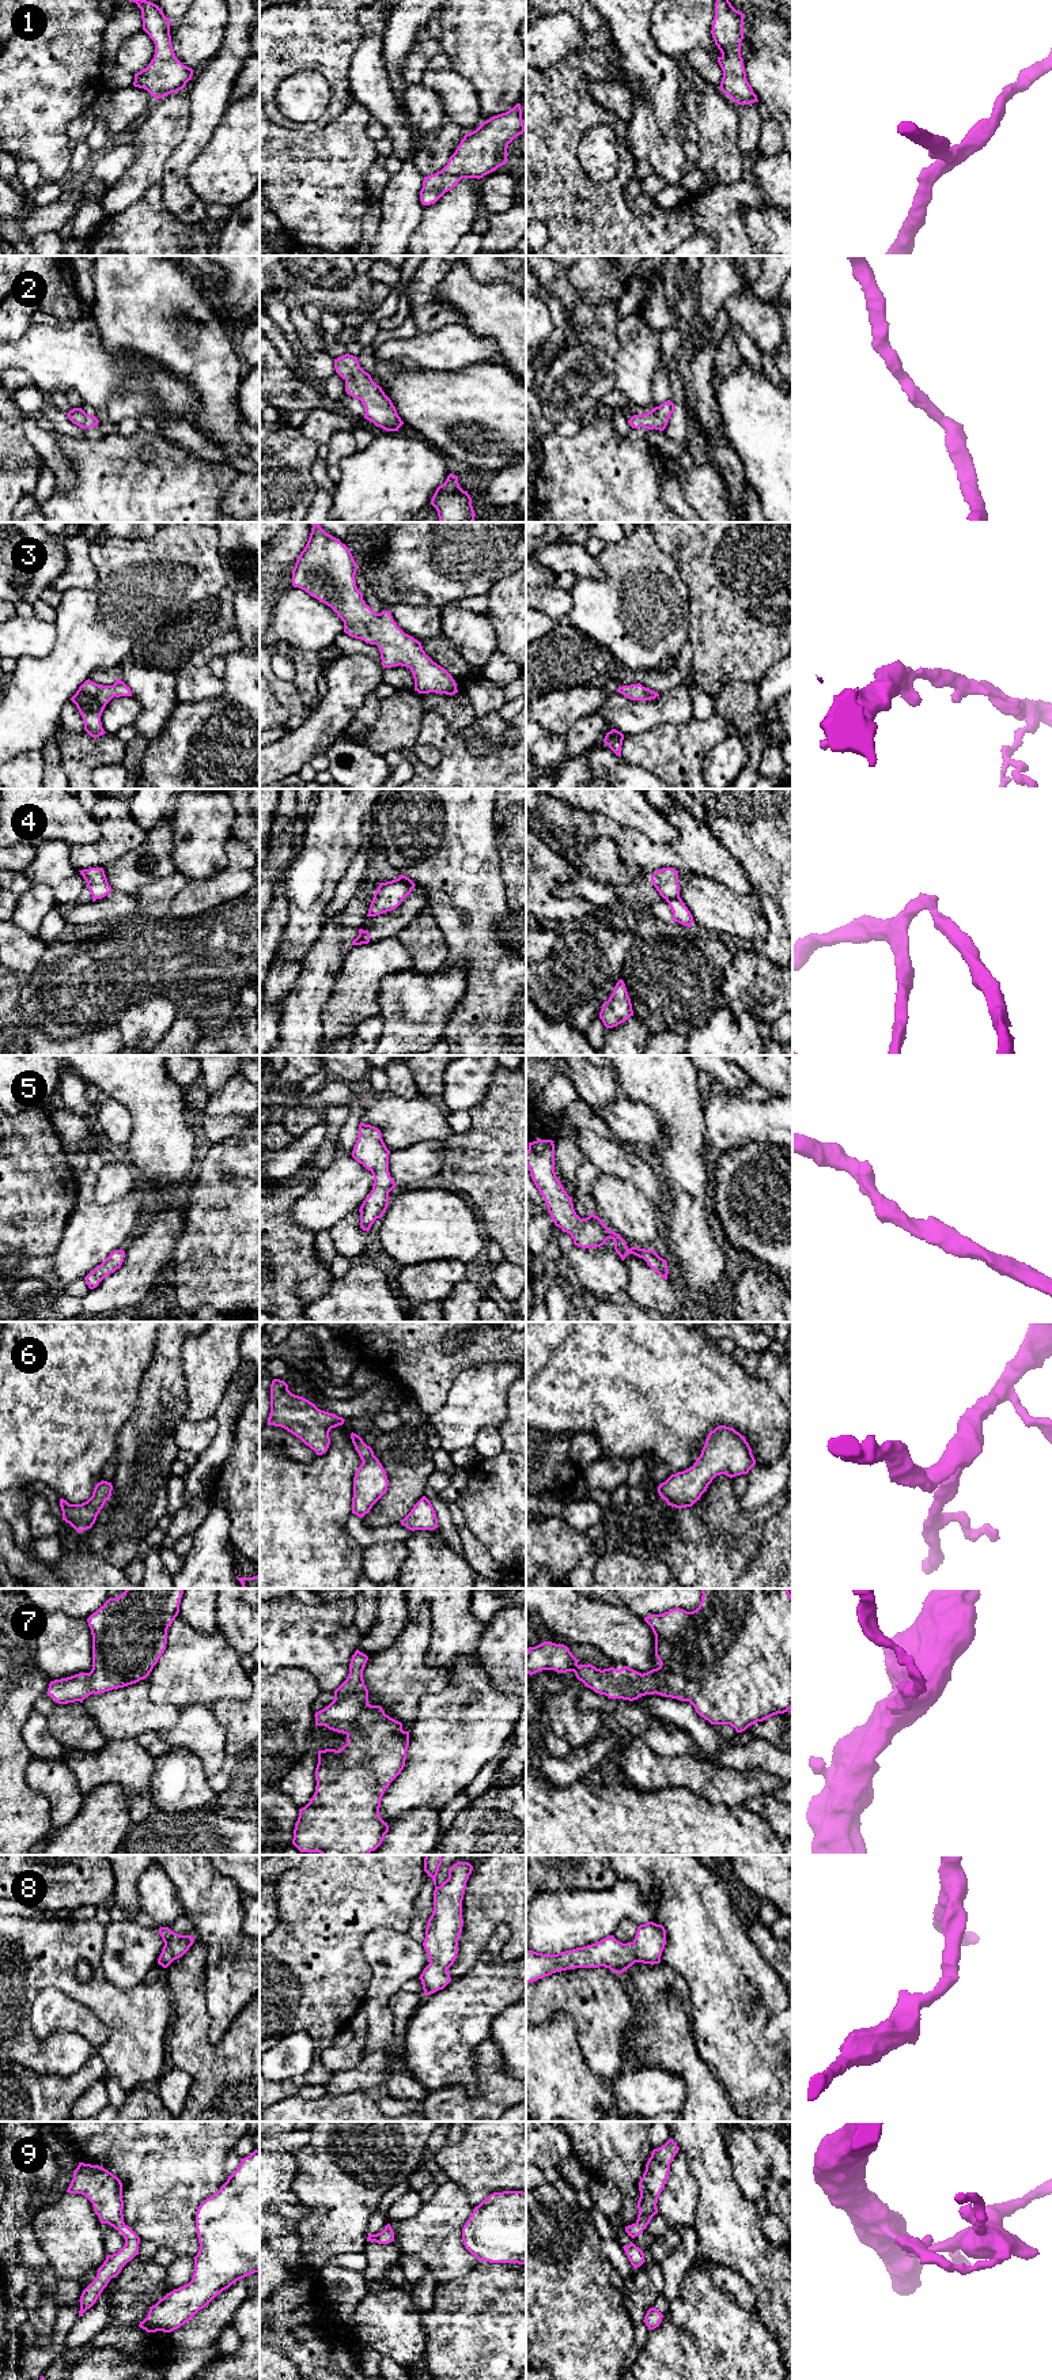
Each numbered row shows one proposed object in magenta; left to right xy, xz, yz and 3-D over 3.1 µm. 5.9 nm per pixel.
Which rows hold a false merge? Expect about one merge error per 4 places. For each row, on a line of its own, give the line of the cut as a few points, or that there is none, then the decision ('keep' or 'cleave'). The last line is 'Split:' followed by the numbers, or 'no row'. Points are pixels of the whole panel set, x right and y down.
1: no cut; keep
2: no cut; keep
3: no cut; keep
4: cut in yz along (678, 896), (666, 899); cleave
5: no cut; keep
6: no cut; keep
7: no cut; keep
8: no cut; keep
9: cut in xy along (124, 2224), (118, 2229); cleave
Split: 4, 9

